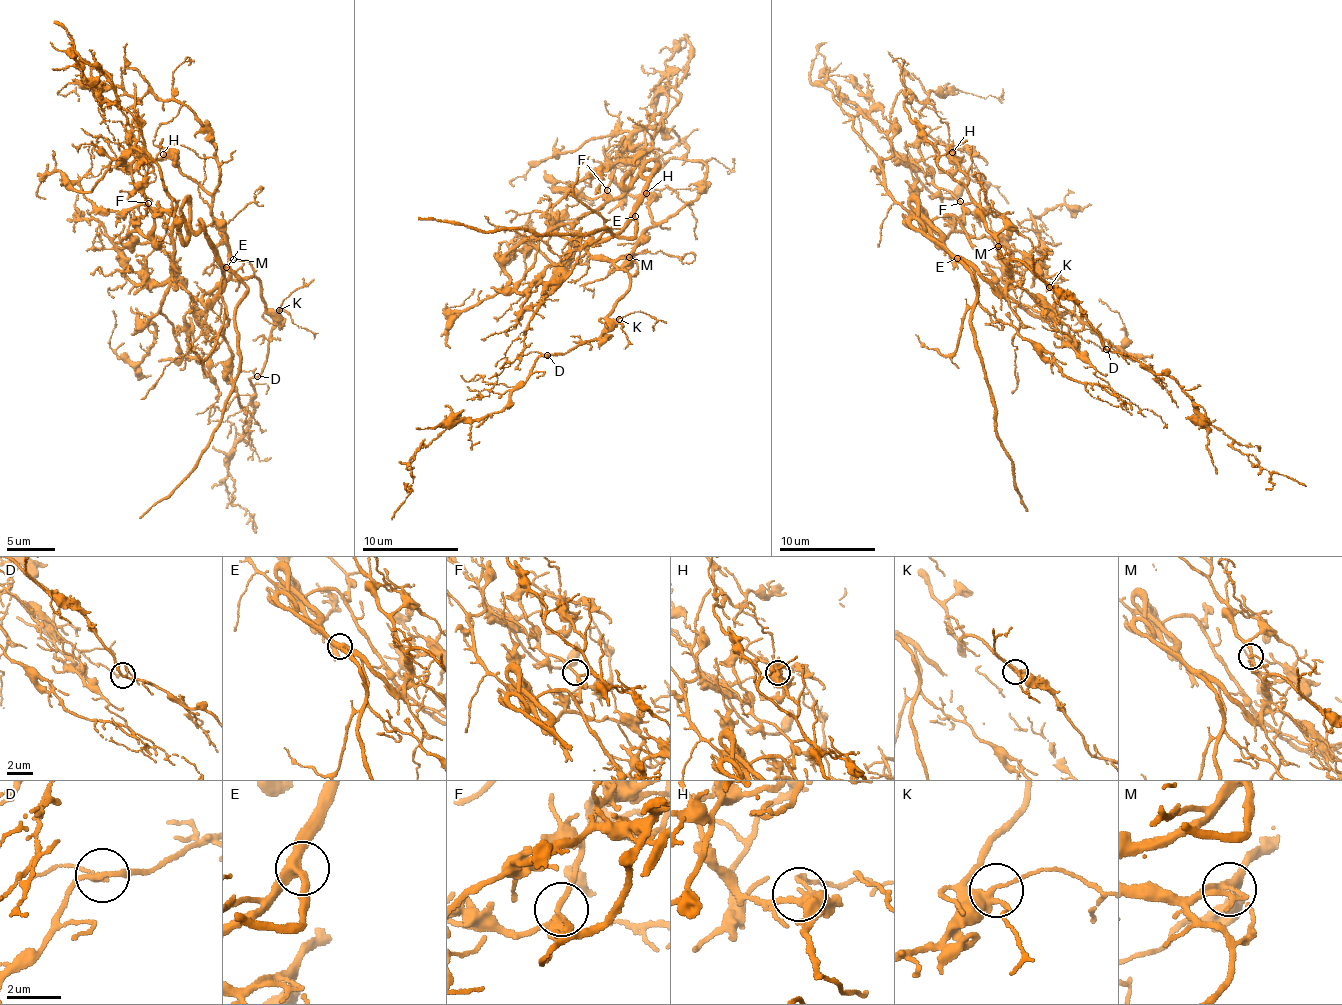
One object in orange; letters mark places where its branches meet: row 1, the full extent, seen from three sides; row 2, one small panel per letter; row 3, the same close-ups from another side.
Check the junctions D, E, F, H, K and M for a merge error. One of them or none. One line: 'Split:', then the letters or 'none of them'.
Split: none of them

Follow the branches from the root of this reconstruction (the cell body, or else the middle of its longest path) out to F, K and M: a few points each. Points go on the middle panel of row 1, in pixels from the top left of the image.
F: (581, 246), (564, 239), (552, 226), (558, 227), (553, 226), (568, 206), (583, 197), (601, 197), (607, 190)
K: (581, 246), (617, 265), (629, 276), (629, 288), (608, 317), (619, 319)
M: (581, 246), (594, 255), (606, 255), (612, 260), (619, 256), (629, 257)

